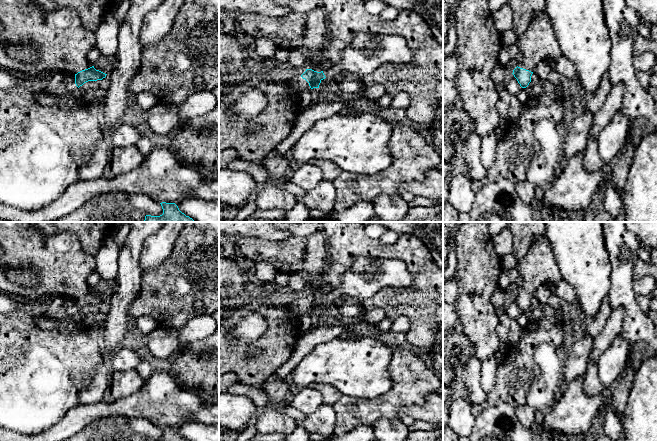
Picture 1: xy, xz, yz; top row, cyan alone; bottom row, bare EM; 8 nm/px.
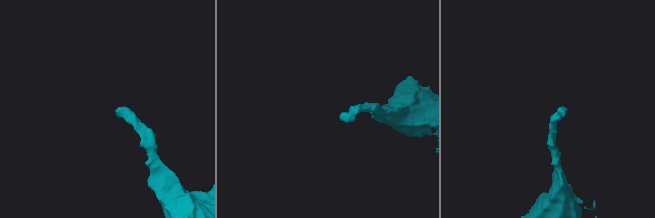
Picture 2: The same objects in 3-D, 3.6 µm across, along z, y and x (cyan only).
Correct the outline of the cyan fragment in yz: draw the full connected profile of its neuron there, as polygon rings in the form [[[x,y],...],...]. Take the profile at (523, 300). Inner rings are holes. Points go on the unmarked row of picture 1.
[[[538,237],[525,257],[518,261],[520,280],[513,299],[522,312],[531,306],[531,300],[540,286],[548,286],[561,279],[561,274],[552,256],[545,237]]]

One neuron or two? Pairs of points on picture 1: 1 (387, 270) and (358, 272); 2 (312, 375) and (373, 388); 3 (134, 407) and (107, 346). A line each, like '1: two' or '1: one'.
1: one
2: one
3: two

